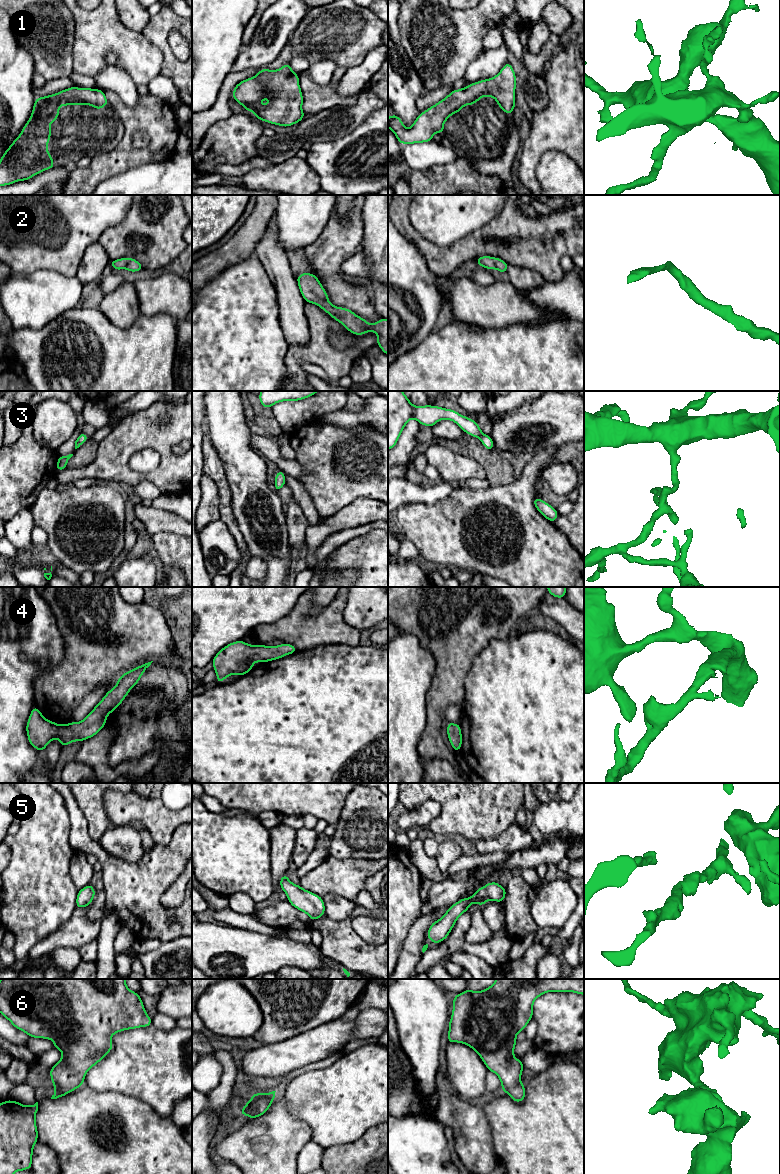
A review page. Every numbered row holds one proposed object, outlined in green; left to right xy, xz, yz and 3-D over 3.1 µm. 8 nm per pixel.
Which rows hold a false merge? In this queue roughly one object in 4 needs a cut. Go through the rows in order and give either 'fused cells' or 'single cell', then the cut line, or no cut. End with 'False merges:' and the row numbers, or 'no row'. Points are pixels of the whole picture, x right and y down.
1: single cell; no cut
2: single cell; no cut
3: single cell; no cut
4: single cell; no cut
5: single cell; no cut
6: single cell; no cut
False merges: no row

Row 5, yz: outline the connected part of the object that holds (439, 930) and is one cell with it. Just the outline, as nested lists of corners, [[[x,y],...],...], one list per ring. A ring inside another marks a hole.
[[[490,882],[480,887],[470,898],[462,898],[449,907],[446,913],[439,919],[434,921],[427,932],[428,940],[432,940],[433,944],[444,941],[453,929],[458,918],[468,911],[472,903],[479,904],[481,907],[488,901],[502,902],[506,896],[506,888],[502,887],[498,882]]]

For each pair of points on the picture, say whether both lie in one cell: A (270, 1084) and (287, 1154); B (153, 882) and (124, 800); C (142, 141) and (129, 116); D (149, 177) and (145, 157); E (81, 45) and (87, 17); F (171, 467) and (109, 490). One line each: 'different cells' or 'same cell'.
A: different cells
B: different cells
C: different cells
D: different cells
E: same cell
F: different cells

